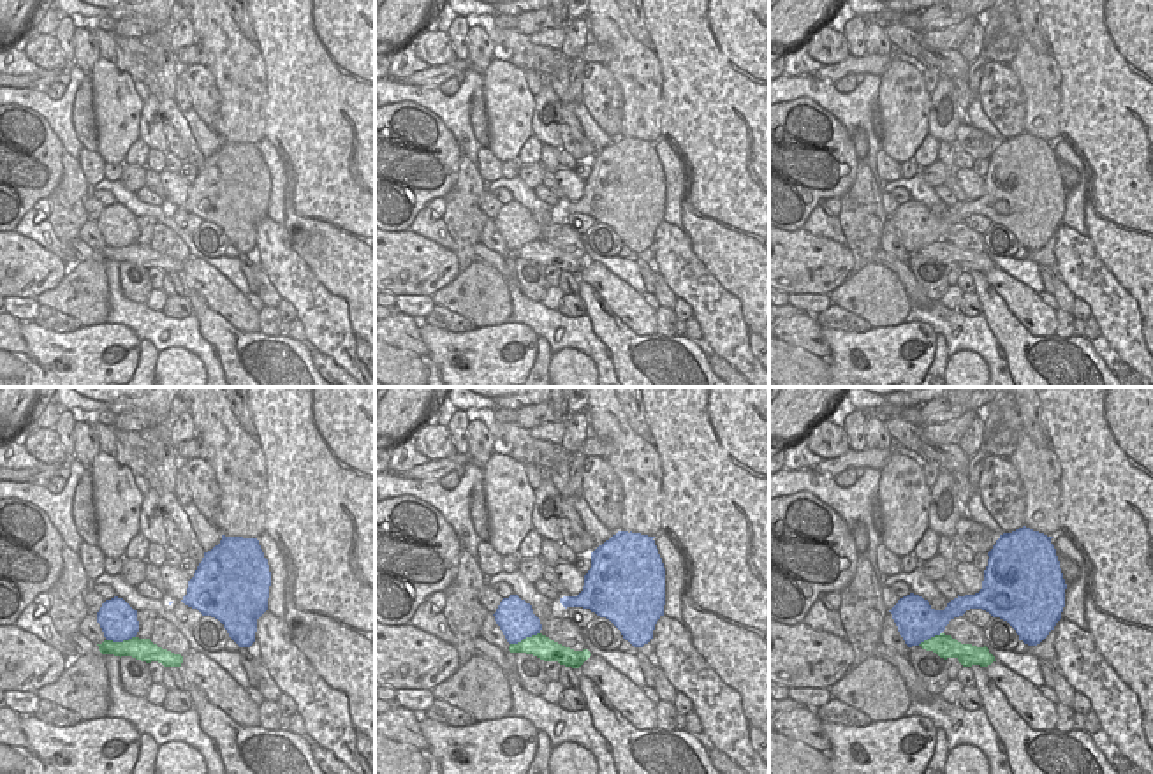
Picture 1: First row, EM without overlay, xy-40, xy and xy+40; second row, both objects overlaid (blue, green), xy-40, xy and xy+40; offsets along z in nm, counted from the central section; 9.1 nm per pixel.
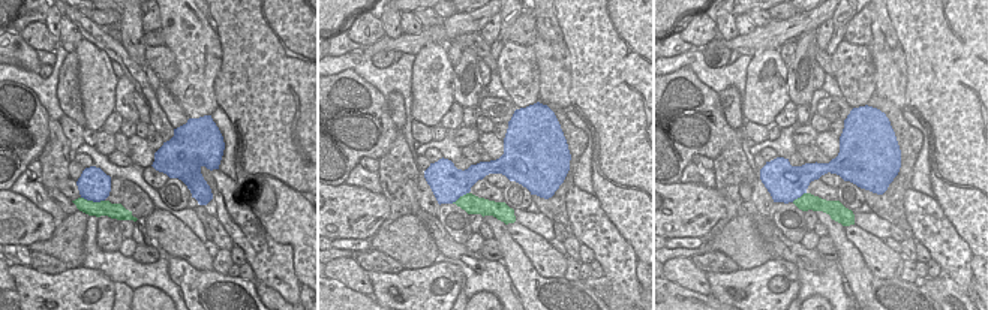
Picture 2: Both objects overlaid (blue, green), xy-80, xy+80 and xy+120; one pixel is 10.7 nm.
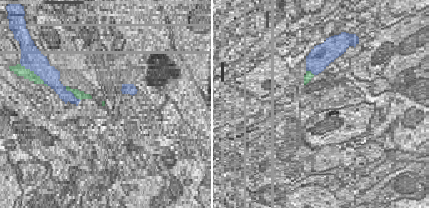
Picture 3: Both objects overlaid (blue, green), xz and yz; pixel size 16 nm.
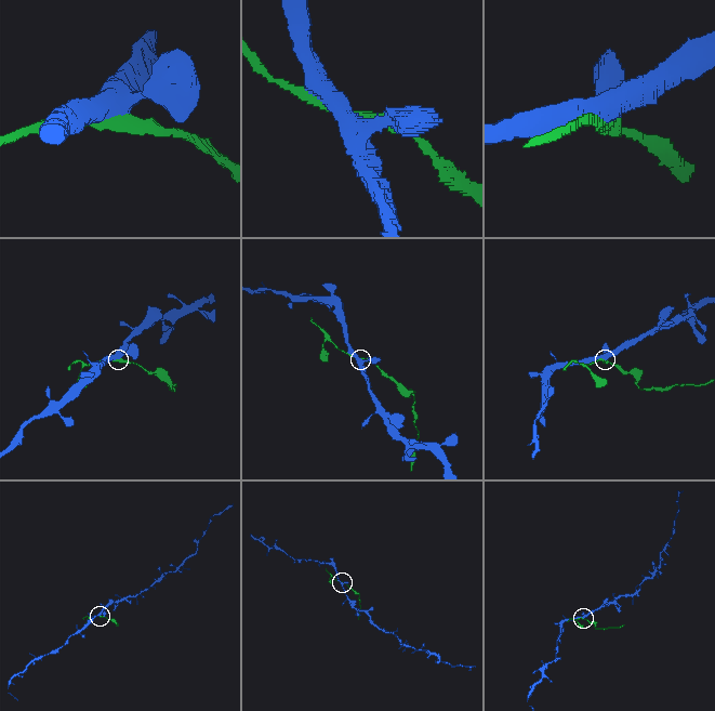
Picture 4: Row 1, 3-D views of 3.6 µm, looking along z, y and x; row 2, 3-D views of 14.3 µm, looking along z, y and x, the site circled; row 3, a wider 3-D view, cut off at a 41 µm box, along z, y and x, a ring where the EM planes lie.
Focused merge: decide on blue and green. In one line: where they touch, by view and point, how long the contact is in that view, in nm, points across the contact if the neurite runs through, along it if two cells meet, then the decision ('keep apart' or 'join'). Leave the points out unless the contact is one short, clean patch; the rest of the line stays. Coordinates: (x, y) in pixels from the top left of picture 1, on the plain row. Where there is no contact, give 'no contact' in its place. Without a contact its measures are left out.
contact xy-40 (120, 247); length 280 nm; keep apart

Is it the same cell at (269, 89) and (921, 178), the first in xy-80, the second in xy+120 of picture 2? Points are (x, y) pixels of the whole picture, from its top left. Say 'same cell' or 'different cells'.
different cells

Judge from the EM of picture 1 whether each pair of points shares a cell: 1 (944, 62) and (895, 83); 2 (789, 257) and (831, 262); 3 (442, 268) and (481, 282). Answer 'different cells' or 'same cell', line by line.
1: different cells
2: same cell
3: different cells

